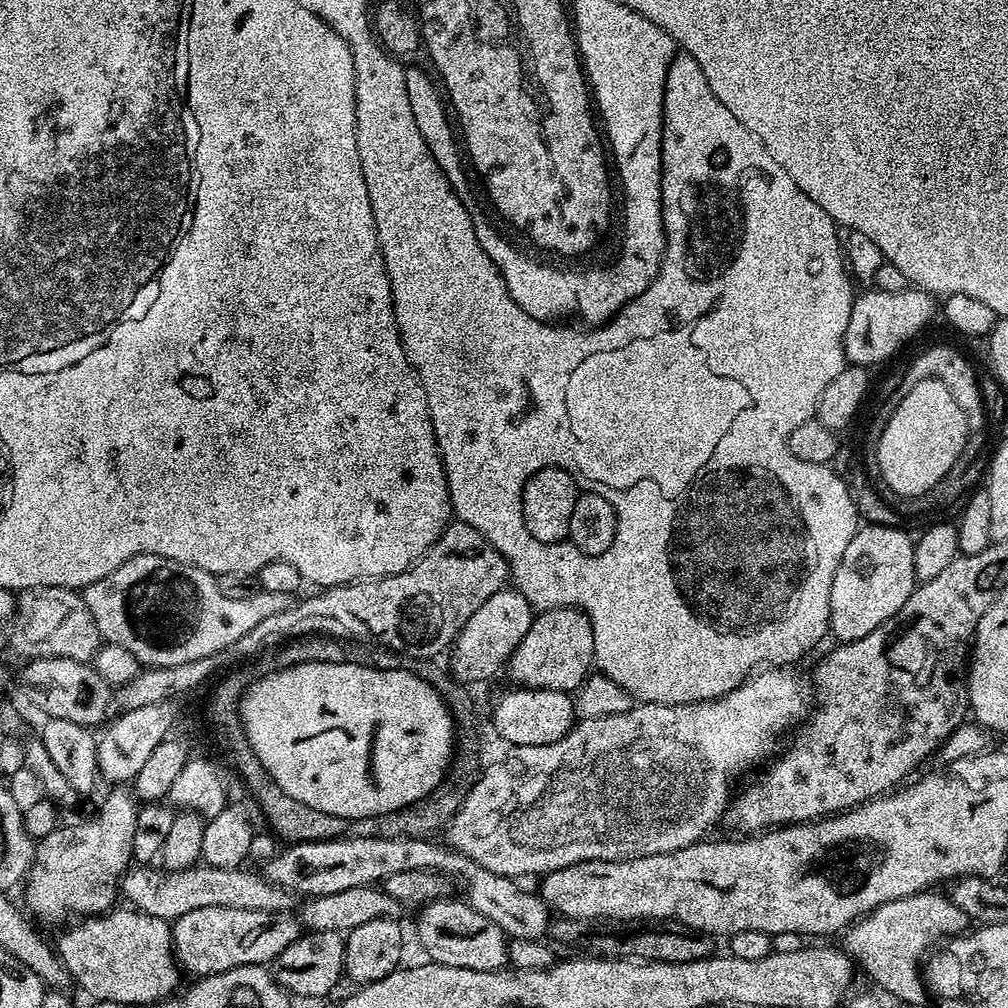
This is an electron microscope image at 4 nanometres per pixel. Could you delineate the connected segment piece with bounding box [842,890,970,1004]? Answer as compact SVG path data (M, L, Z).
M925 890L915 892L914 895L906 898L886 902L874 911L867 912L855 924L848 925L842 933L843 951L847 952L859 967L860 964L864 967L865 974L878 987L885 988L894 999L901 1000L904 1004L920 1004L924 1000L924 992L926 996L926 980L922 975L922 961L929 949L933 947L931 944L935 940L943 941L945 938L961 935L970 924L968 917L962 914L962 910L958 910L958 906L954 906L947 895L939 896L936 892L939 891Z

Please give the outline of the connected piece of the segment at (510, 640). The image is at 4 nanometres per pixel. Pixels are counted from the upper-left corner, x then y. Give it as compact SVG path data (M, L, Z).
M503 588L496 591L483 604L478 606L478 610L467 619L466 626L453 640L450 650L450 653L452 652L450 666L448 665L452 678L462 684L473 684L472 682L482 682L490 679L499 670L501 673L501 670L507 665L507 660L512 656L513 650L526 636L526 631L532 625L535 617L534 609L515 588Z

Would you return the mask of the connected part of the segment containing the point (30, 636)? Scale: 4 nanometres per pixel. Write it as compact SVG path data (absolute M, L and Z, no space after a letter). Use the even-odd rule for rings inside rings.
M42 586L41 588L23 589L15 597L16 610L12 614L12 623L8 630L7 647L10 646L24 658L52 659L74 658L85 662L91 661L101 648L102 637L98 626L94 626L94 618L90 618L90 610L86 610L86 602L79 591L58 586Z

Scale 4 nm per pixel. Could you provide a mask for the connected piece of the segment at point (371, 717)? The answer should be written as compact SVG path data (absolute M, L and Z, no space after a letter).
M306 662L295 664L289 668L276 668L265 674L261 680L247 685L246 694L241 695L238 705L240 724L244 728L245 738L252 748L258 762L266 770L268 779L282 786L282 790L290 798L298 802L306 802L306 806L314 806L314 810L322 810L322 814L334 814L346 821L370 818L371 815L386 814L388 811L402 810L411 803L418 802L428 796L436 787L444 782L445 773L453 763L454 725L452 716L438 690L423 681L415 671L407 668L378 670L350 663Z

